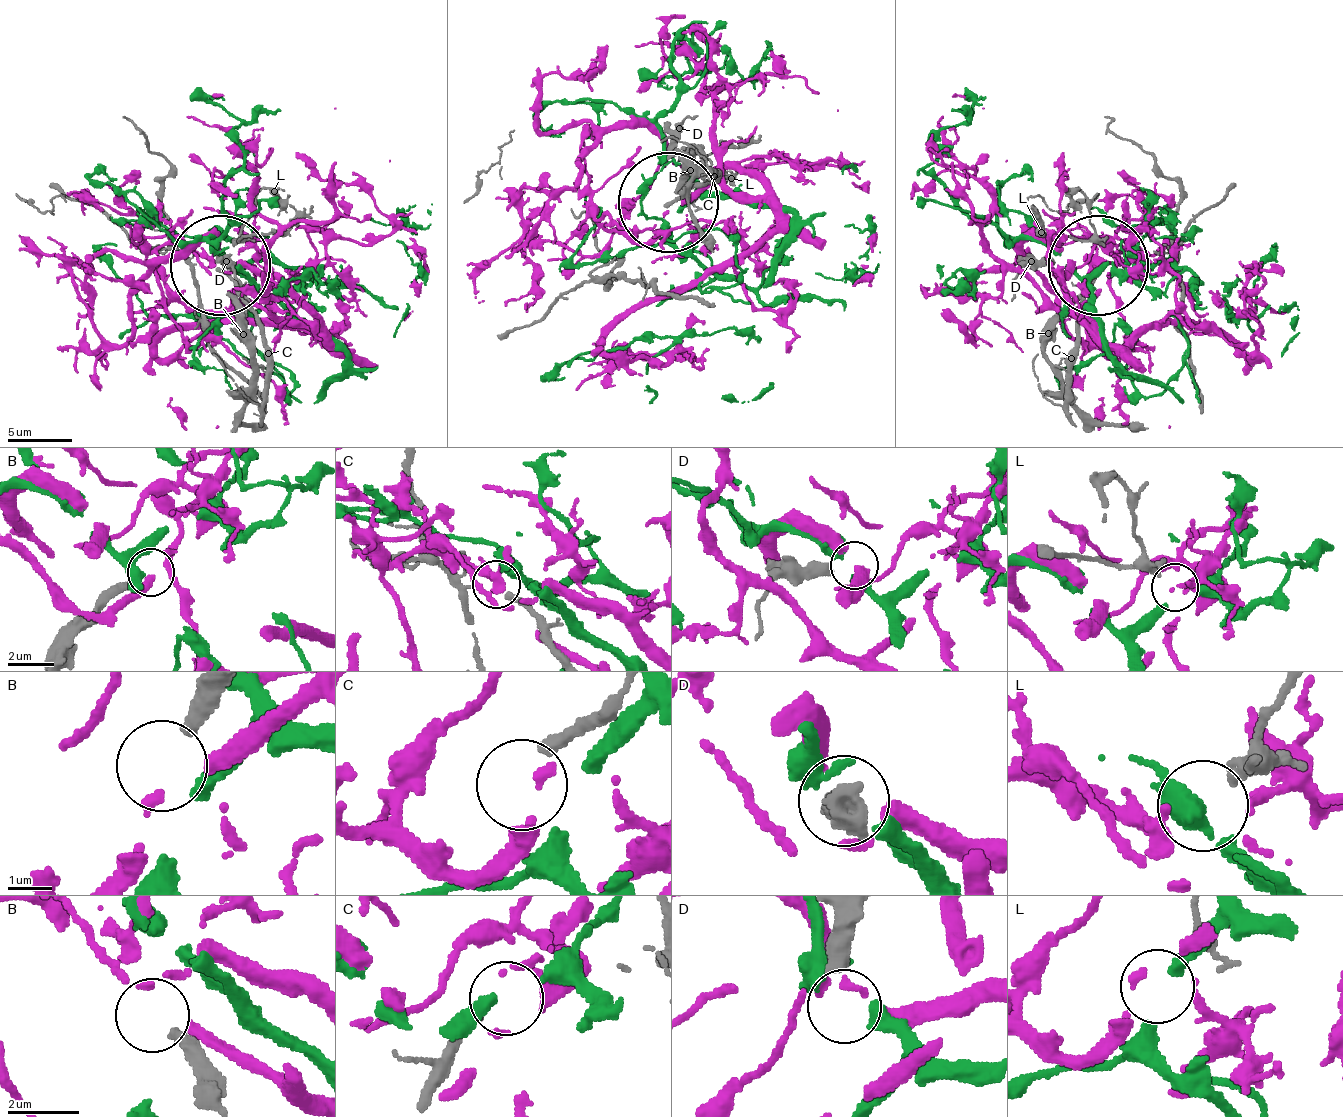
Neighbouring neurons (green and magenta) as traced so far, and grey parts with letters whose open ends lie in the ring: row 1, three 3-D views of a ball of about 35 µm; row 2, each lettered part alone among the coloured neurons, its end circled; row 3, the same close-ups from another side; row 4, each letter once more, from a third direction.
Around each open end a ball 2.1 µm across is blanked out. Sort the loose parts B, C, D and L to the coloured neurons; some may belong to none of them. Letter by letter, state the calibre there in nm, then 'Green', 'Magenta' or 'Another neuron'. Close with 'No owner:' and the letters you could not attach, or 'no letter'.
B: Thickness 340 nm. Another neuron
C: Thickness 300 nm. Another neuron
D: Thickness 550 nm. Another neuron
L: Thickness 280 nm. Green
No owner: B, C, D

